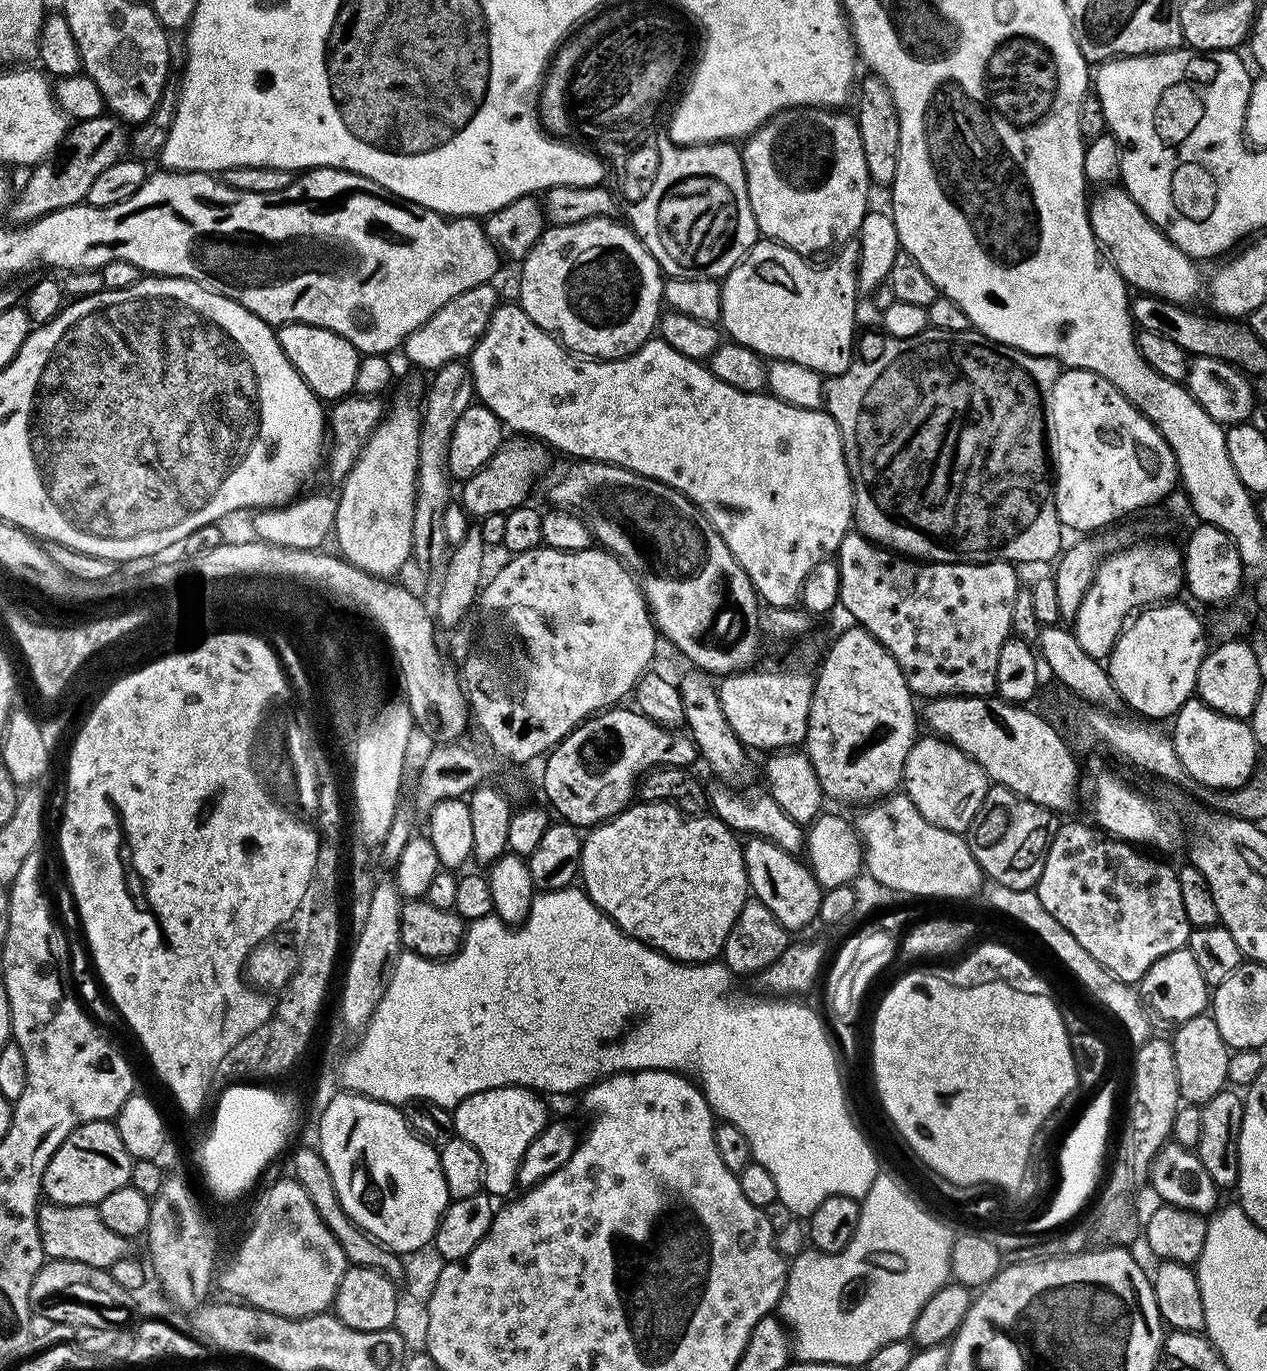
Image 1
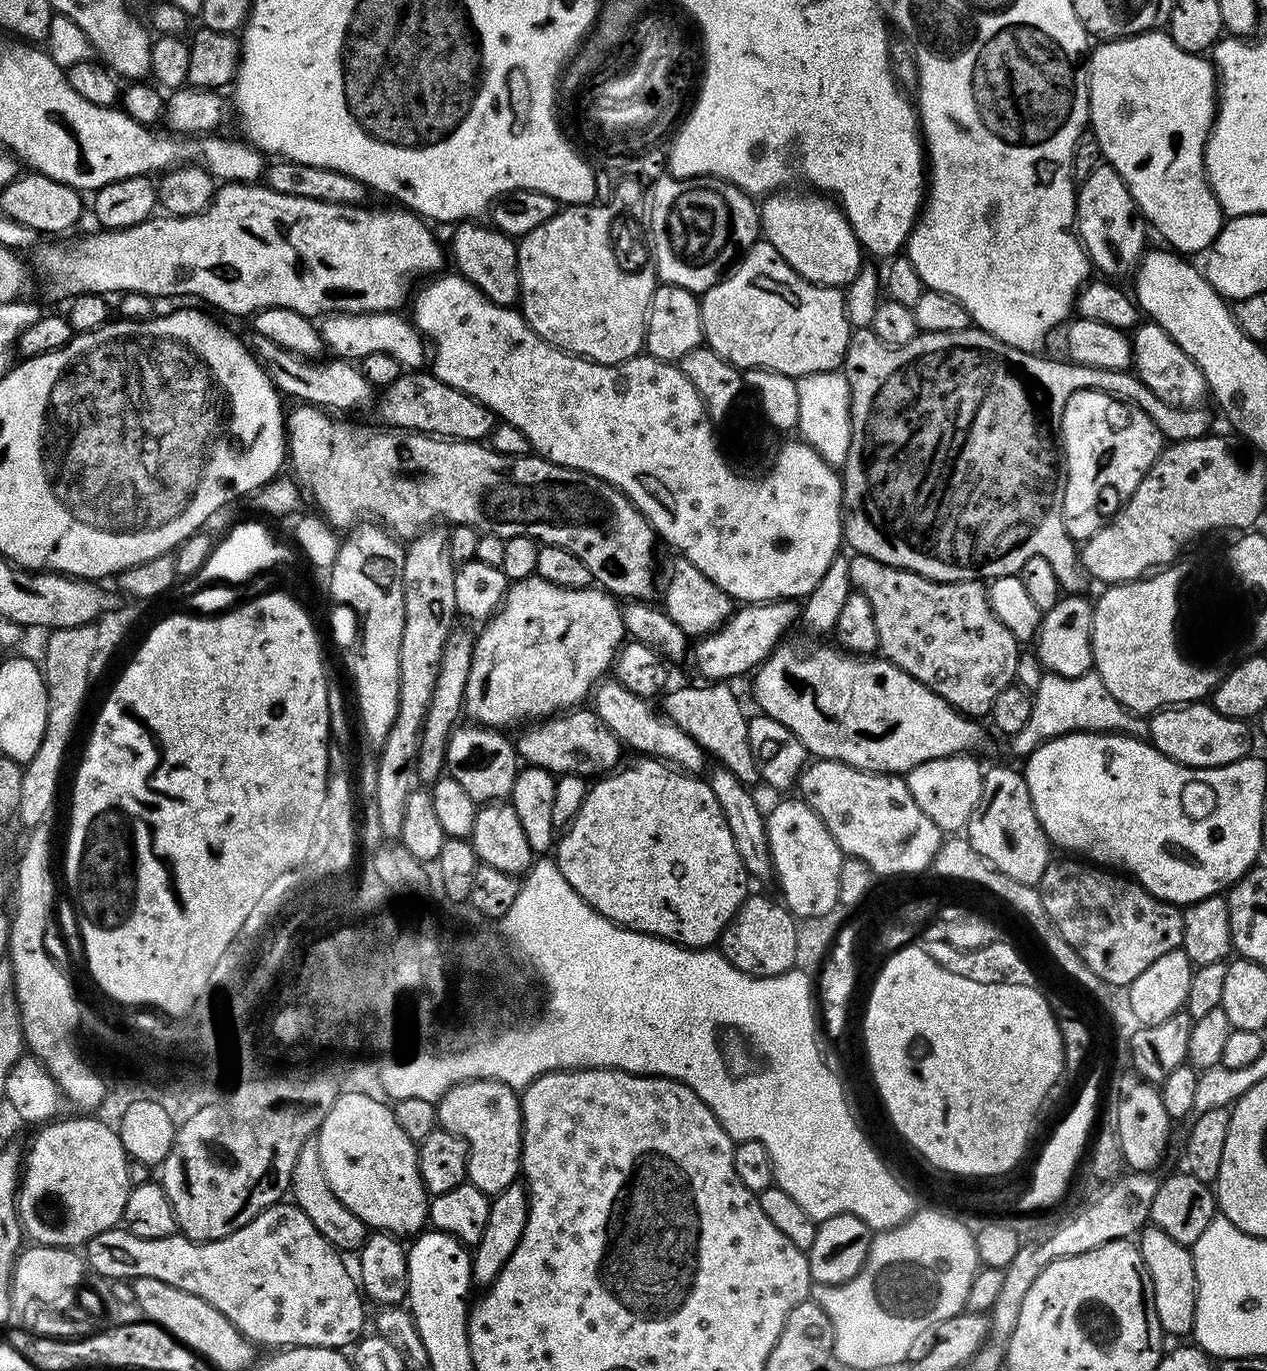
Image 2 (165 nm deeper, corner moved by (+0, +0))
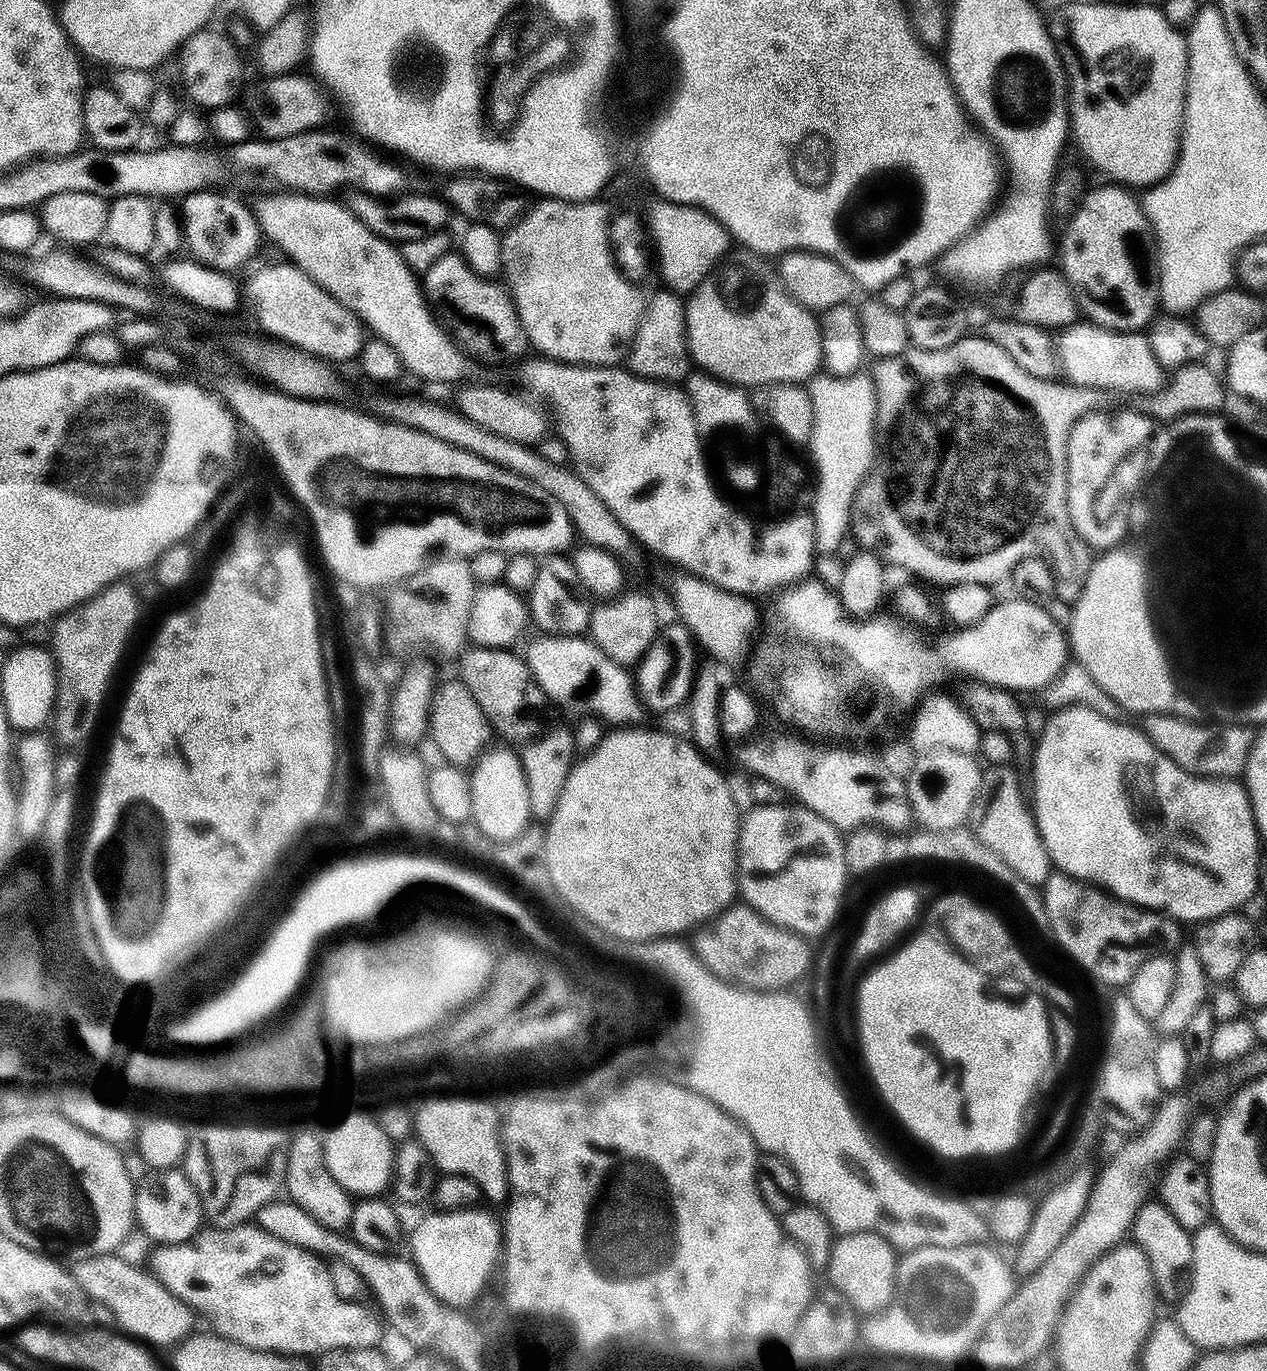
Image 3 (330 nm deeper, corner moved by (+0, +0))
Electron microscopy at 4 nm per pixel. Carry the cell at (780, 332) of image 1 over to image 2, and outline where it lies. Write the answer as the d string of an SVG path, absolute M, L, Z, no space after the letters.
M761 238L739 257L738 263L727 275L703 293L700 313L704 327L704 344L712 348L714 354L726 358L726 362L741 370L769 368L793 378L834 372L843 365L848 339L854 331L848 323L844 298L845 293L841 289L811 284L806 278L799 276L784 261L782 254L778 254L774 246Z

